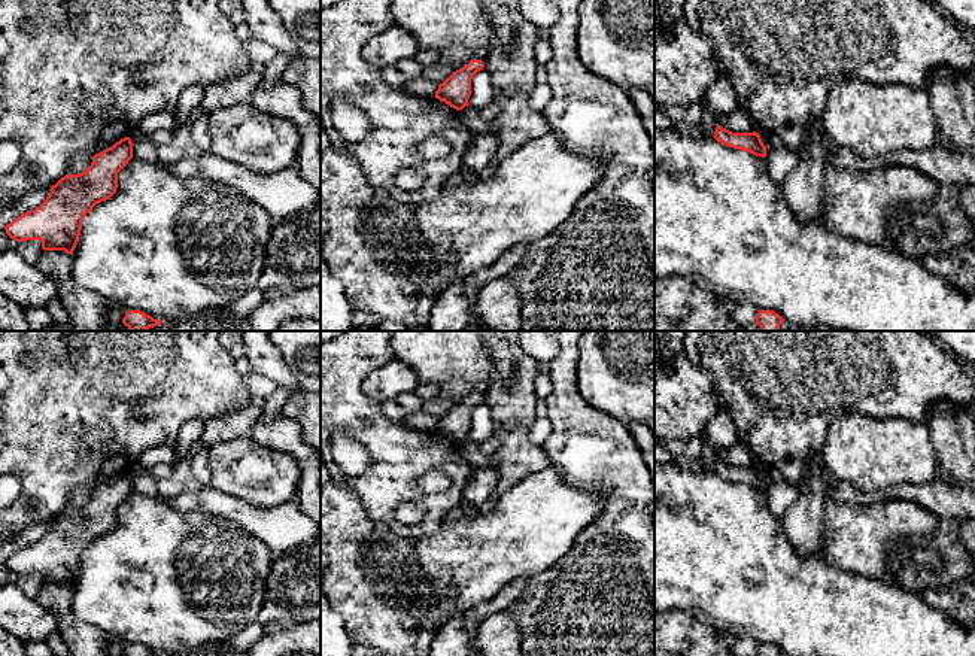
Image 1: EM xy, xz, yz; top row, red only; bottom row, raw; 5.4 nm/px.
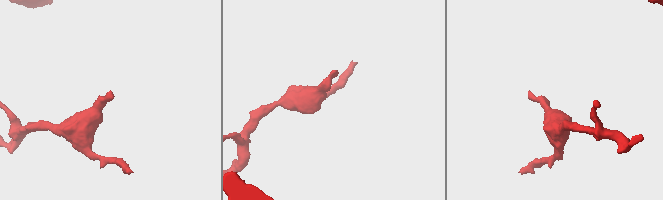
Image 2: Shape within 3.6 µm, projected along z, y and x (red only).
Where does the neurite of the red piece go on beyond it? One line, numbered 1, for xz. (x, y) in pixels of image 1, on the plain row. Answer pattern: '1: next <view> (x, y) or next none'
1: next none

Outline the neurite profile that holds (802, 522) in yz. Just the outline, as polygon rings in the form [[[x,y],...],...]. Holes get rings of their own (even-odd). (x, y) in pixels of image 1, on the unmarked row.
[[[823,462],[811,464],[807,477],[799,485],[799,498],[781,517],[786,537],[802,558],[821,553],[824,489],[829,479]]]

